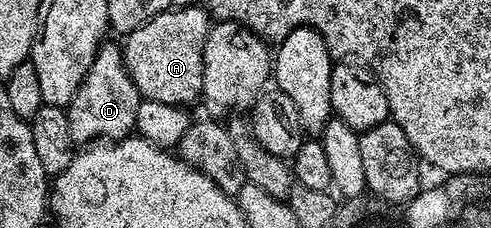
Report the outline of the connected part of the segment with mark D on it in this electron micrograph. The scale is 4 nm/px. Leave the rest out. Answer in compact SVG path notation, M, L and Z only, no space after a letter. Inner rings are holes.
M103 45L96 60L92 60L88 76L84 76L80 88L76 88L76 96L72 96L70 105L65 107L72 140L75 144L93 144L99 140L121 140L127 137L134 130L136 108L140 108L143 100L126 71L121 45Z

